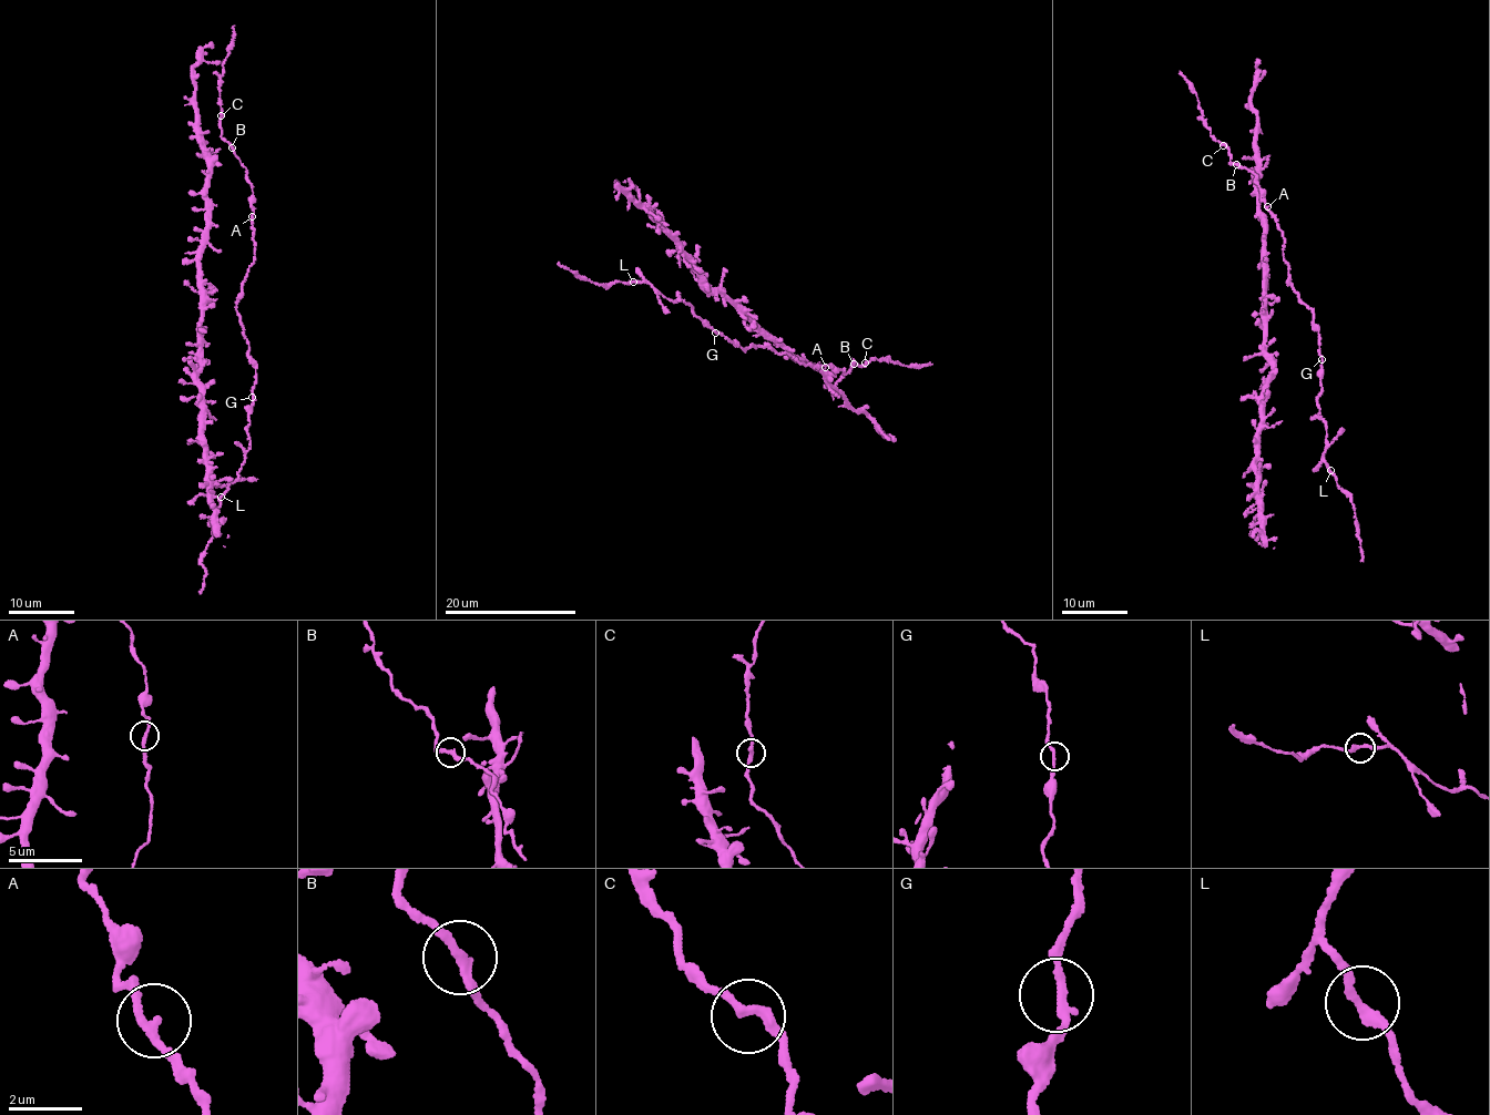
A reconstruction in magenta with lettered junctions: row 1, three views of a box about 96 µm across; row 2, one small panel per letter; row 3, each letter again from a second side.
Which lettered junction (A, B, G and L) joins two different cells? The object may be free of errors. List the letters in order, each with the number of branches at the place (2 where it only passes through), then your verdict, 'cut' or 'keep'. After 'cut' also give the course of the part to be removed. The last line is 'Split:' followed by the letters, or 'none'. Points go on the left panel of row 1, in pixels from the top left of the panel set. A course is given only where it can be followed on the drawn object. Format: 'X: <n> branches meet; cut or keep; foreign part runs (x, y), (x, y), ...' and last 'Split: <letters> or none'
A: 2 branches meet; keep
B: 2 branches meet; keep
G: 2 branches meet; keep
L: 2 branches meet; keep
Split: none

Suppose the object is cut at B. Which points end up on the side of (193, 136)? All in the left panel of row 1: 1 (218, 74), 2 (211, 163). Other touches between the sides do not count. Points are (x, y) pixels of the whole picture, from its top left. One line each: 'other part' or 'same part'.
1: other part
2: same part

